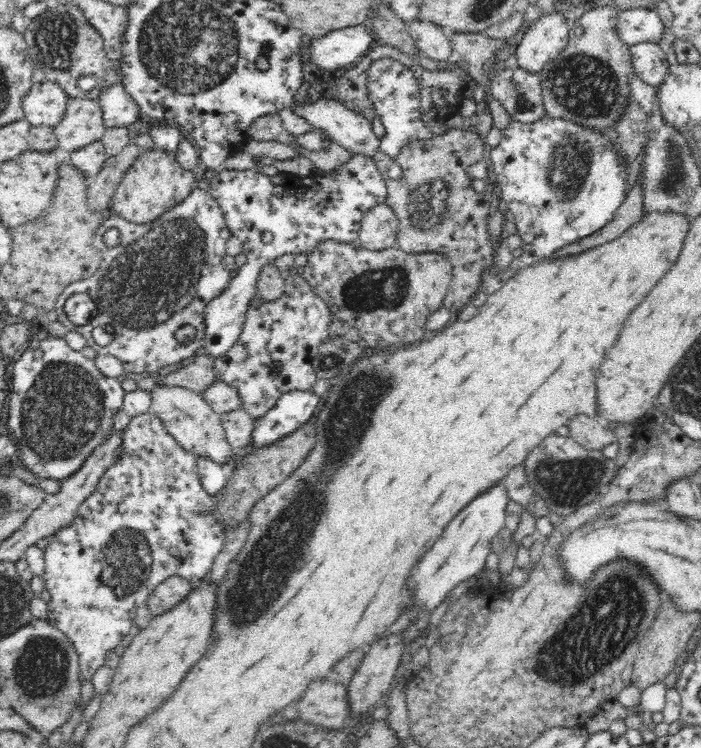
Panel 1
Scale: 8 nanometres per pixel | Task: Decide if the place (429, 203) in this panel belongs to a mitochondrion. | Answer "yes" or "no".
yes

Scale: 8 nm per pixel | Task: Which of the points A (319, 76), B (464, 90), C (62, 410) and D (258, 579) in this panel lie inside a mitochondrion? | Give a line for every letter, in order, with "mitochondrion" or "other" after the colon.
A: other
B: other
C: mitochondrion
D: mitochondrion

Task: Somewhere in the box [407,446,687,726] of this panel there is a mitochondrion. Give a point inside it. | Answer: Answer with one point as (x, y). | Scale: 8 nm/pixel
(603, 626)

